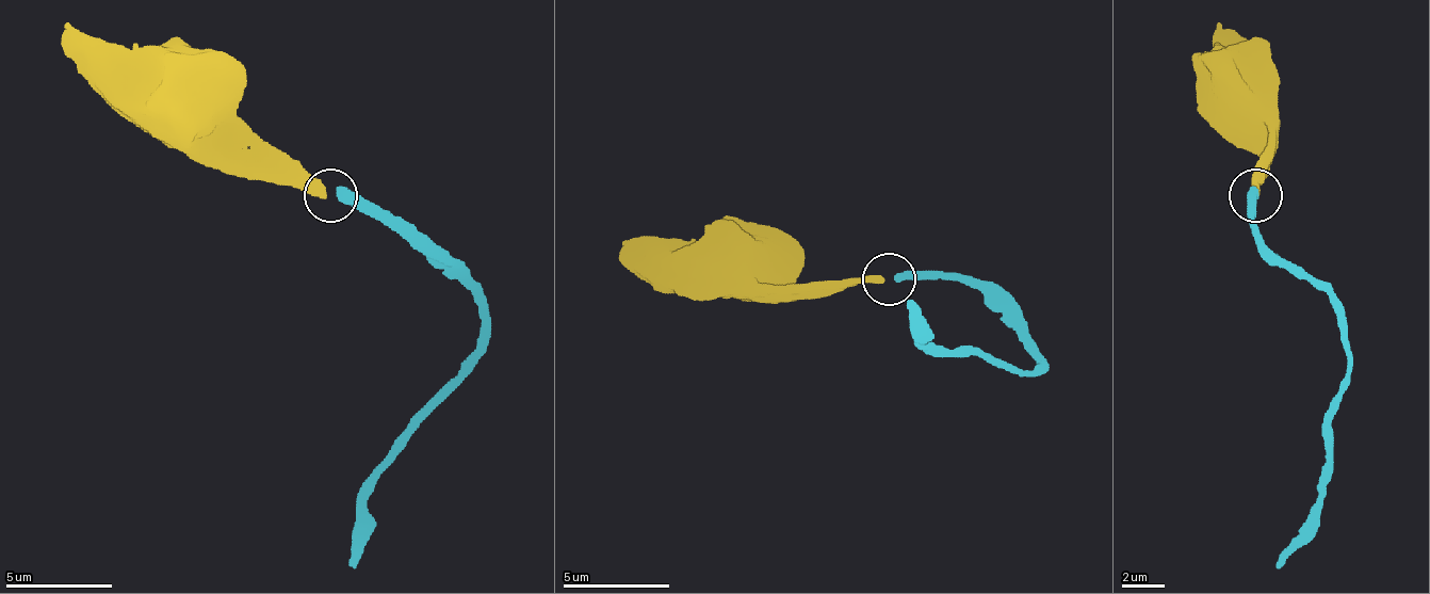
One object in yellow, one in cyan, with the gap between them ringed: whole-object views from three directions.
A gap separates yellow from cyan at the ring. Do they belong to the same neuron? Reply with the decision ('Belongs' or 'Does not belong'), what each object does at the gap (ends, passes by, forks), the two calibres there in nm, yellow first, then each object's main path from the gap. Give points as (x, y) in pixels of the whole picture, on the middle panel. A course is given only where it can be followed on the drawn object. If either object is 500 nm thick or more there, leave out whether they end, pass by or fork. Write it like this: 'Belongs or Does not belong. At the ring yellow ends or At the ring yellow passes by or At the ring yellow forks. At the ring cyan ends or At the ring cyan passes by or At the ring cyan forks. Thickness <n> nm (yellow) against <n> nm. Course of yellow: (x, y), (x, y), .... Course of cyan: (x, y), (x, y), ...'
Belongs. At the ring yellow ends. At the ring cyan ends. Thickness 440 nm (yellow) against 480 nm. Course of yellow: (884, 277), (810, 283), (789, 293), (751, 293), (746, 272). Course of cyan: (895, 277), (964, 277), (1039, 363), (1028, 373), (980, 352), (938, 352), (922, 341), (922, 315), (906, 299)

